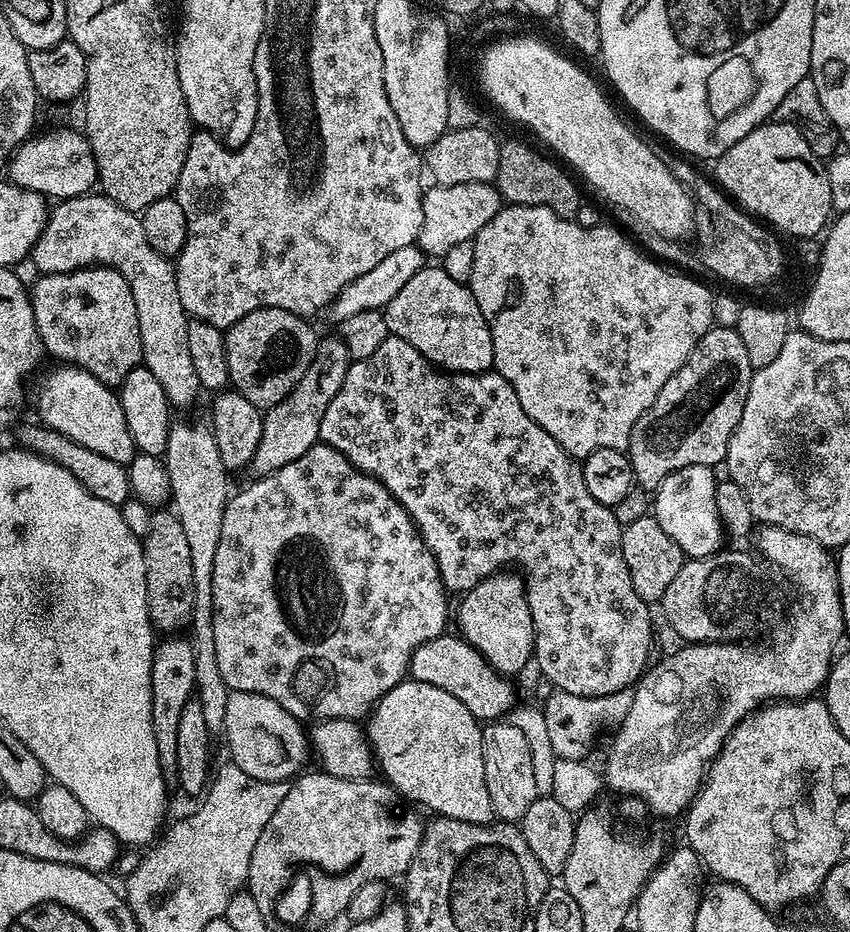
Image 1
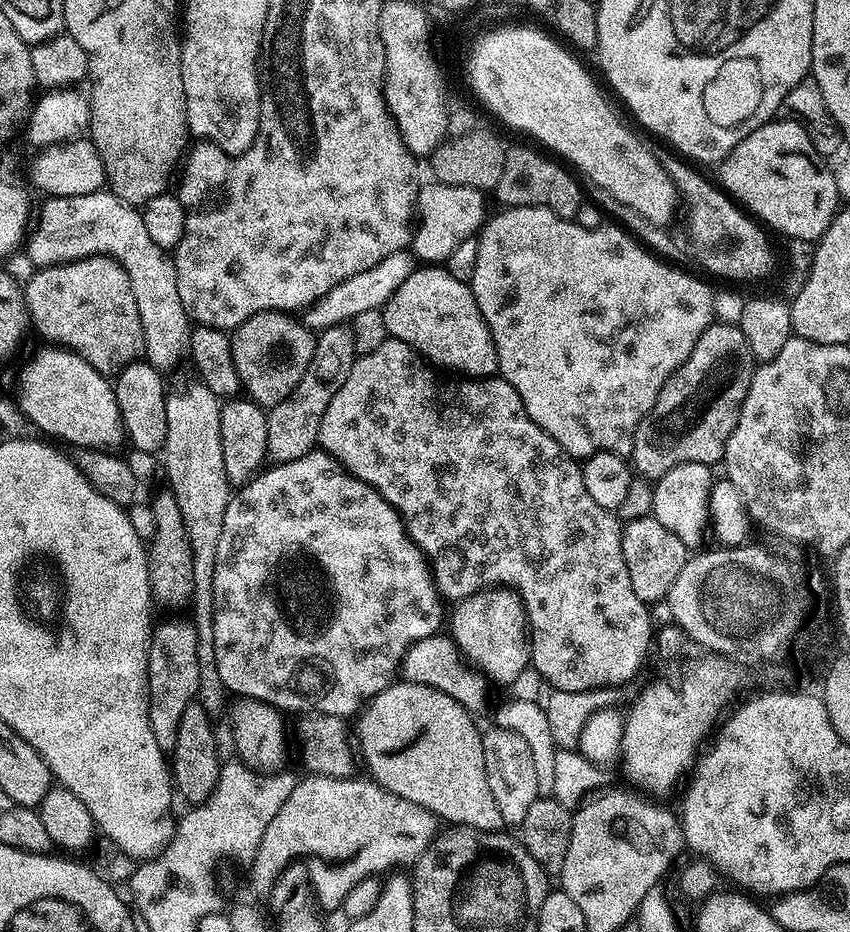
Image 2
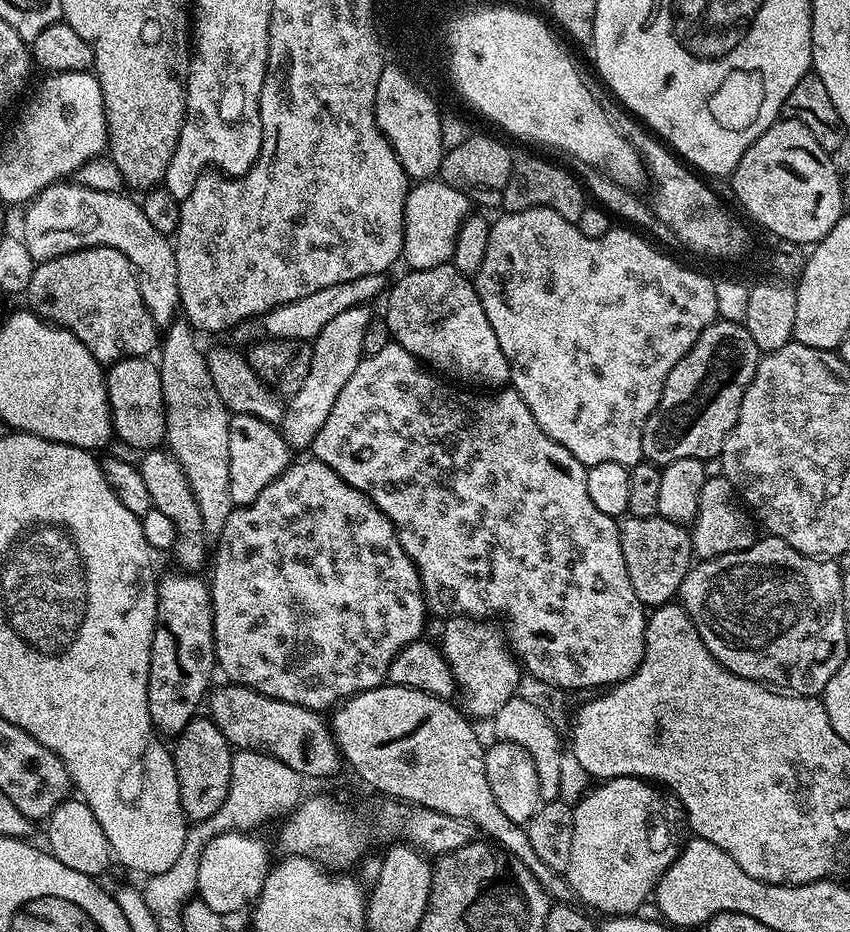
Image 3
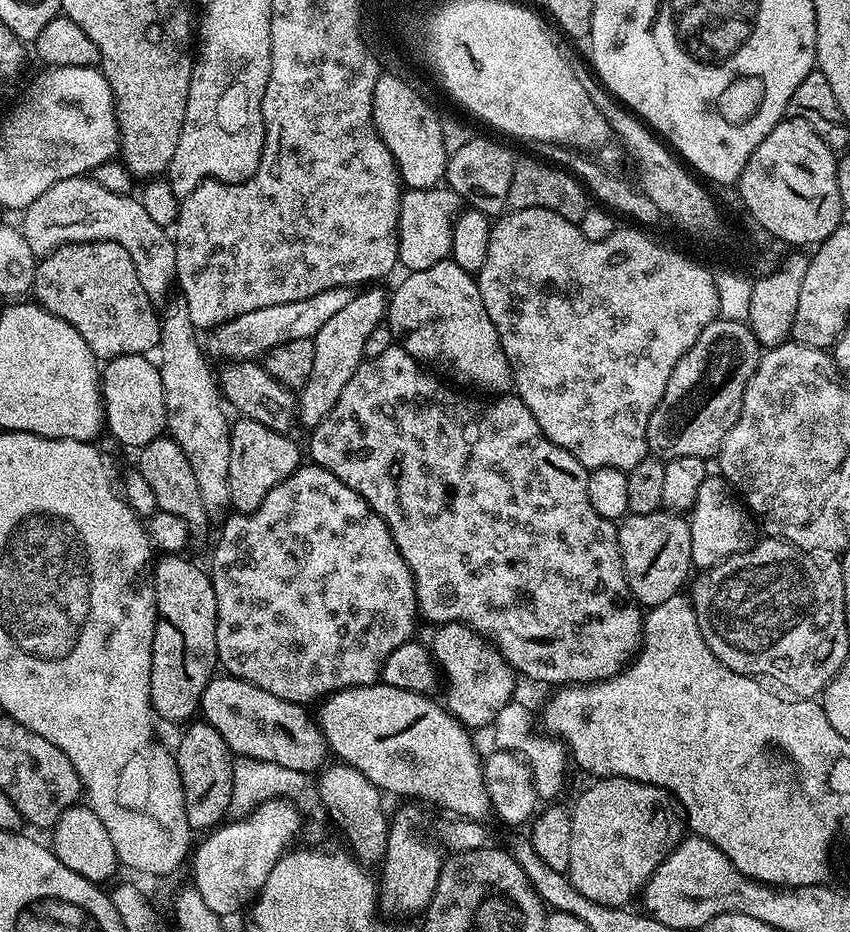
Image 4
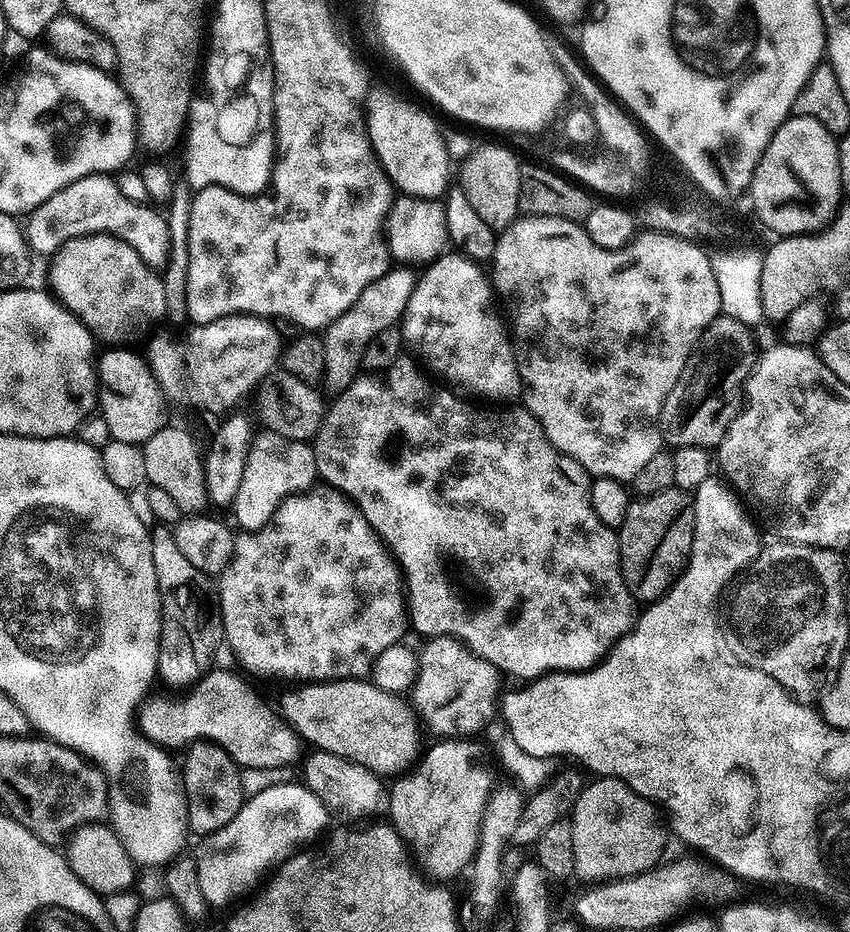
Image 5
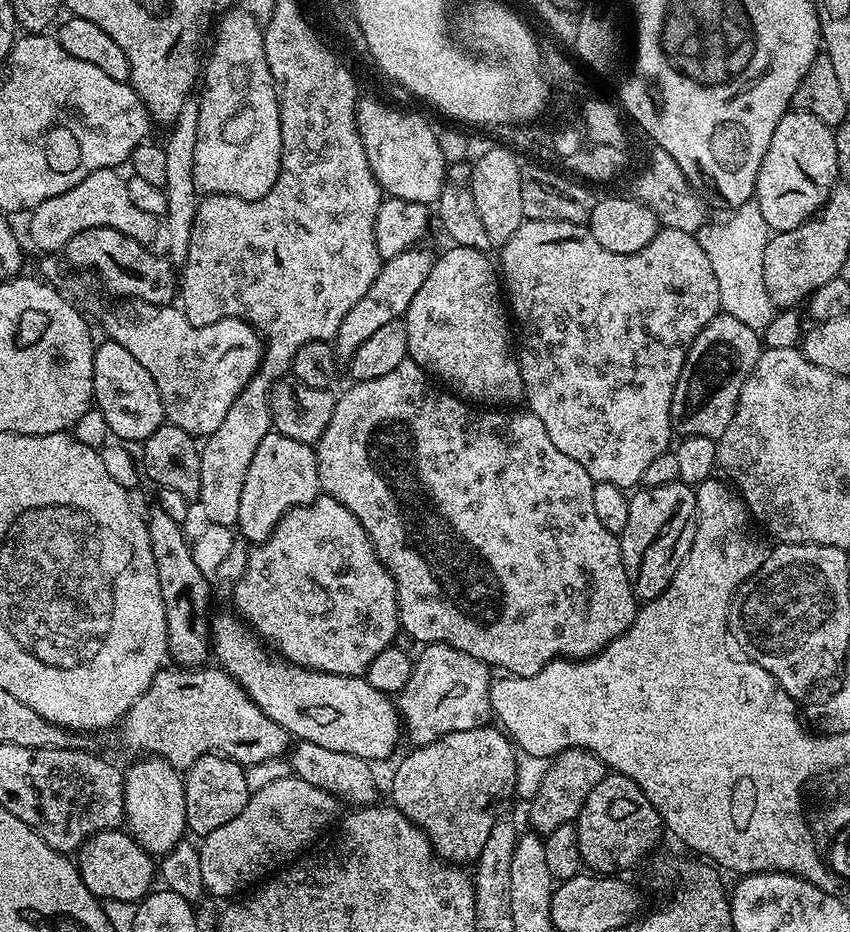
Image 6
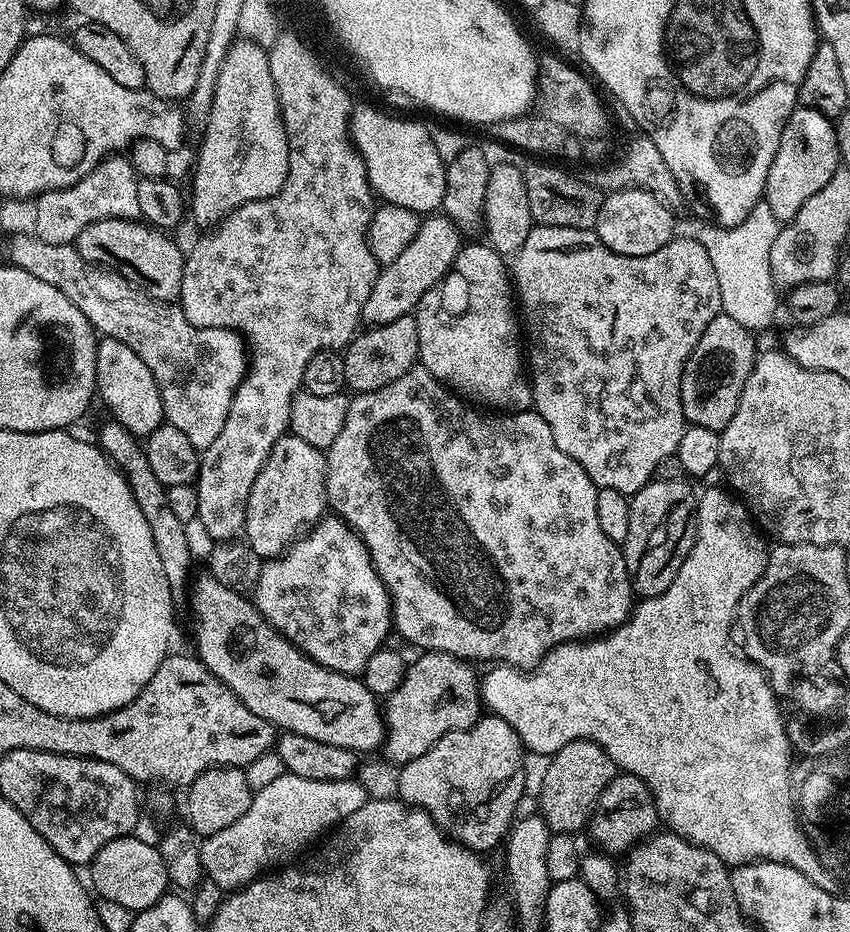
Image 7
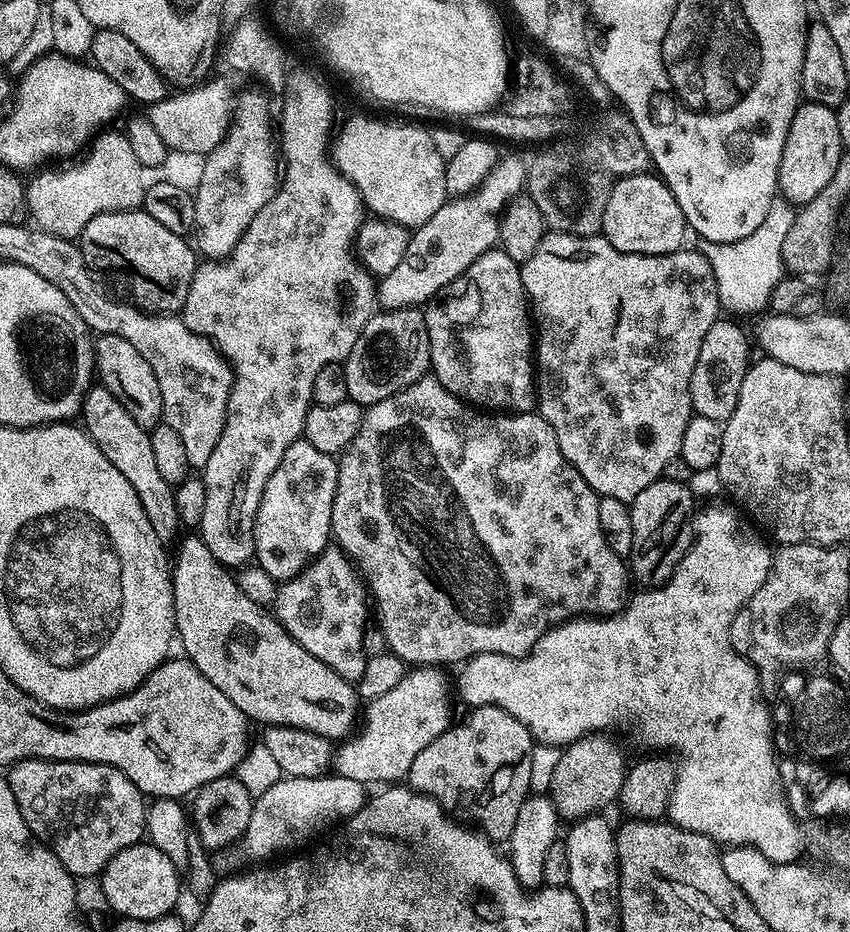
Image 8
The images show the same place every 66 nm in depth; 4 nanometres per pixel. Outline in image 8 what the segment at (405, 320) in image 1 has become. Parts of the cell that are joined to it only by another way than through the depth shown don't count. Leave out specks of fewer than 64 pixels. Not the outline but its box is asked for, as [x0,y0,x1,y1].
[423,246,537,414]

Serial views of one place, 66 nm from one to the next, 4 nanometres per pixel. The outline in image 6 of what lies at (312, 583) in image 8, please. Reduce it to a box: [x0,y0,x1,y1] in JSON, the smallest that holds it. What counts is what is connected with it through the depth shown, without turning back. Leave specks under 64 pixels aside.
[231,494,401,677]

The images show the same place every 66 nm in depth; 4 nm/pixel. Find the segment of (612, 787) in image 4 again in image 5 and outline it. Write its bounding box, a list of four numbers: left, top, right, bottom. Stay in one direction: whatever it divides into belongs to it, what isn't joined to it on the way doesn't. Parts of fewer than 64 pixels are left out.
[570,776,670,882]

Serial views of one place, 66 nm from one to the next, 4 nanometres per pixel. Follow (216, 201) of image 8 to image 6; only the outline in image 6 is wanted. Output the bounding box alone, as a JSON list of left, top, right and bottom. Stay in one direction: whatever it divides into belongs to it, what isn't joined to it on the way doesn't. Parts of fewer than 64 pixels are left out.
[193,6,282,200]

